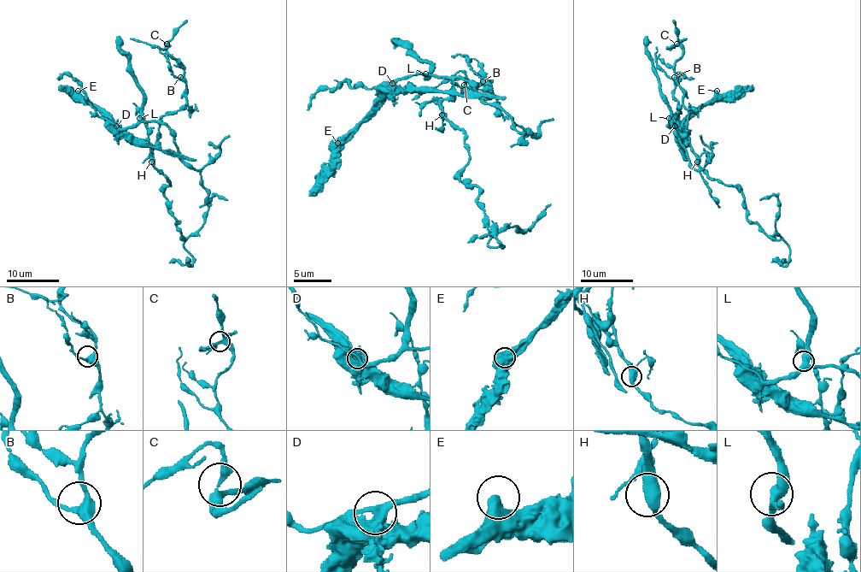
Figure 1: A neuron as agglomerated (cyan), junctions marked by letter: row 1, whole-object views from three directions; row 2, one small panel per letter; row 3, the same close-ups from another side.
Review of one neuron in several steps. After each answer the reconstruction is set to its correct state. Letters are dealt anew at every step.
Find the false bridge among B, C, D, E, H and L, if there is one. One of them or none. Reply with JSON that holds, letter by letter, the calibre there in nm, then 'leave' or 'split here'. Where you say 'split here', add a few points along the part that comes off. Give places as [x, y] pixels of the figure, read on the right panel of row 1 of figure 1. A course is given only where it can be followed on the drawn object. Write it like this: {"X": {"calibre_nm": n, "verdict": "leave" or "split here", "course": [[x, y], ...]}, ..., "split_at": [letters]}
{"B": {"calibre_nm": 400, "verdict": "leave"}, "C": {"calibre_nm": 320, "verdict": "leave"}, "D": {"calibre_nm": 420, "verdict": "split here", "course": [[675, 126], [685, 122], [704, 105], [719, 100], [735, 100], [753, 87]]}, "E": {"calibre_nm": 600, "verdict": "leave"}, "H": {"calibre_nm": 400, "verdict": "leave"}, "L": {"calibre_nm": 420, "verdict": "leave"}, "split_at": ["D"]}

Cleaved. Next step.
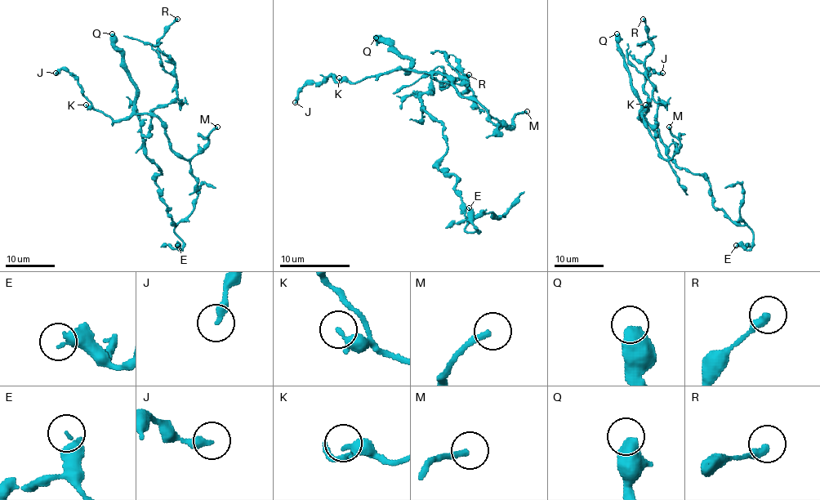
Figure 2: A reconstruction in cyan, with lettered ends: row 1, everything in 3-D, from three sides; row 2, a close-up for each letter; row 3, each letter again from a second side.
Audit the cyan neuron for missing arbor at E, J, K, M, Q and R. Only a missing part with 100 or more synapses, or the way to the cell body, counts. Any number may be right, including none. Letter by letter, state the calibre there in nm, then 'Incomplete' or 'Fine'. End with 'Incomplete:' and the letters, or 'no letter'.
E: Thickness 400 nm. Fine
J: Thickness 300 nm. Fine
K: Thickness 400 nm. Fine
M: Thickness 240 nm. Fine
Q: Thickness 600 nm. Incomplete
R: Thickness 320 nm. Fine
Incomplete: Q

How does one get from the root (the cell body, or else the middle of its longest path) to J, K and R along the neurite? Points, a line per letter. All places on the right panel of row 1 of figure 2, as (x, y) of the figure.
J: (667, 150), (648, 121), (640, 113), (639, 117), (643, 121), (648, 109), (643, 90), (648, 70), (662, 73)
K: (667, 150), (648, 121), (640, 113), (639, 117), (643, 121), (648, 109), (645, 104)
R: (667, 150), (643, 114), (652, 96), (652, 82), (645, 68), (645, 58), (652, 51), (652, 42), (643, 19)

